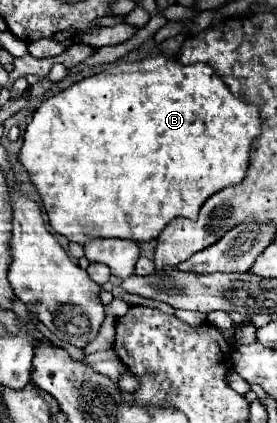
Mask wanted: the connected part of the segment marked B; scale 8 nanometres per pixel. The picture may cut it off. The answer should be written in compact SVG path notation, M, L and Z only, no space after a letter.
M154 56L142 62L124 62L116 66L108 66L104 72L82 78L80 82L74 82L72 86L64 88L56 96L42 102L42 106L34 112L32 122L28 124L24 132L24 144L18 154L18 162L24 166L24 170L30 176L30 182L36 186L46 214L50 218L50 226L56 234L66 236L70 242L86 244L92 238L120 238L120 240L134 240L136 244L148 244L158 238L158 234L164 230L164 226L178 218L190 218L196 220L200 206L218 190L226 186L240 184L248 170L248 156L252 140L260 134L260 114L256 112L254 104L246 104L244 100L232 96L228 86L220 80L220 76L208 68L206 64L190 64L182 66L174 58L168 56Z

